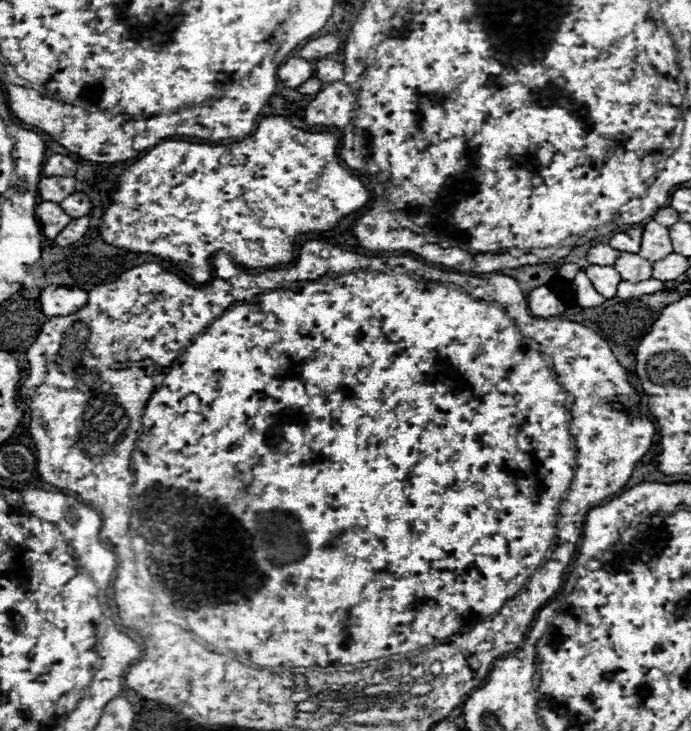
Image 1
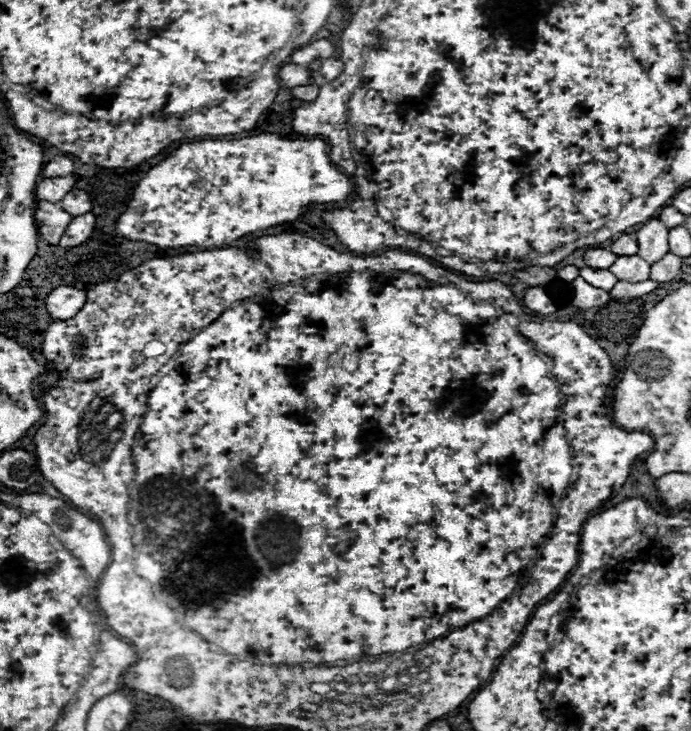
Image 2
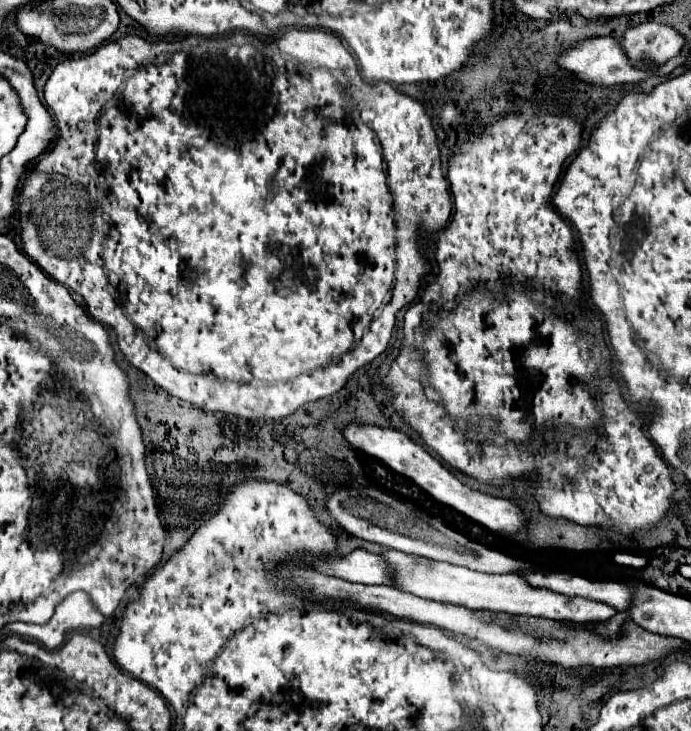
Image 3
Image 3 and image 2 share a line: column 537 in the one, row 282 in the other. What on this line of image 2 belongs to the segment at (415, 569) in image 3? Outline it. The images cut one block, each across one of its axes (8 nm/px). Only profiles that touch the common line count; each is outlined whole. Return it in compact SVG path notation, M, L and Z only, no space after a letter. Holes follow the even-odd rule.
M586 266L586 268L580 270L580 276L588 284L592 284L592 286L596 286L600 290L606 290L606 292L612 288L612 284L616 284L616 276L610 270L596 270L596 268Z

